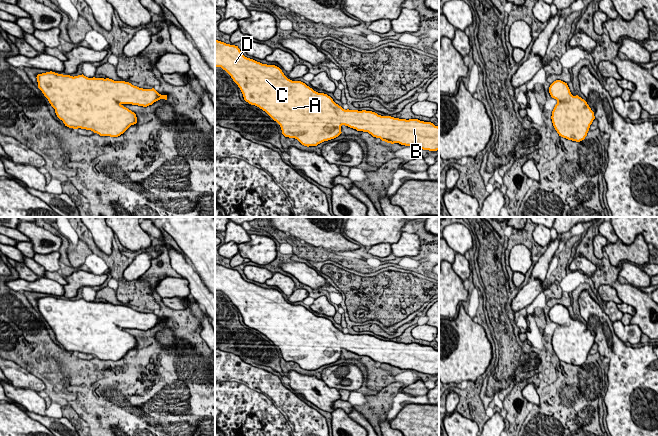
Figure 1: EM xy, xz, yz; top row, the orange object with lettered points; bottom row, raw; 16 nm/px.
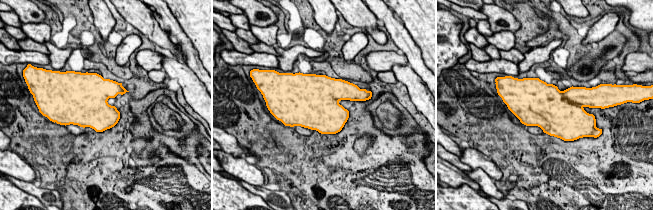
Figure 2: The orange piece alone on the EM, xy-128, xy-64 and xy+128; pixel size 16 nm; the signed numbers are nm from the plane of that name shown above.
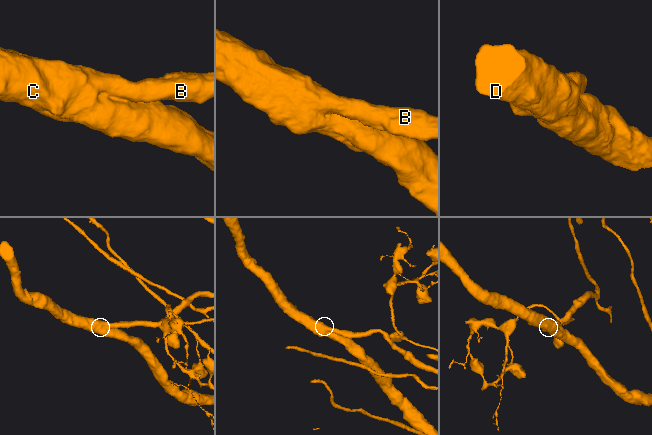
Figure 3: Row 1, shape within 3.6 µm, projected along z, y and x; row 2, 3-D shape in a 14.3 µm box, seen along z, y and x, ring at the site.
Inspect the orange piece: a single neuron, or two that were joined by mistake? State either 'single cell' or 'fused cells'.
single cell

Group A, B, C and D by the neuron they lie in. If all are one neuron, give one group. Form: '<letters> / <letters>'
A B C D

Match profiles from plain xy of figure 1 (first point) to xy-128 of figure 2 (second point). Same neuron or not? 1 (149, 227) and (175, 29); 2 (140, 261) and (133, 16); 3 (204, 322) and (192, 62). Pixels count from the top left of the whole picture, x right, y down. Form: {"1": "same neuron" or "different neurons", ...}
{"1": "same neuron", "2": "different neurons", "3": "different neurons"}

